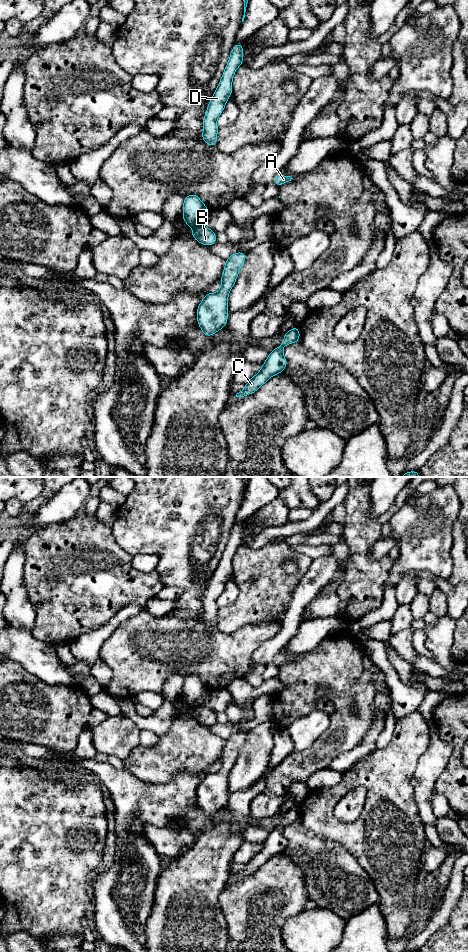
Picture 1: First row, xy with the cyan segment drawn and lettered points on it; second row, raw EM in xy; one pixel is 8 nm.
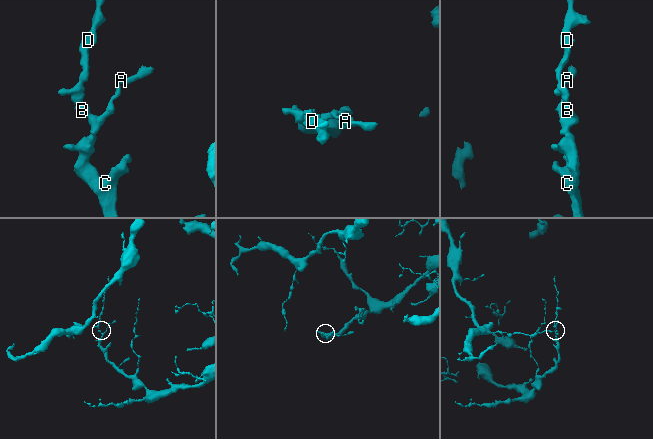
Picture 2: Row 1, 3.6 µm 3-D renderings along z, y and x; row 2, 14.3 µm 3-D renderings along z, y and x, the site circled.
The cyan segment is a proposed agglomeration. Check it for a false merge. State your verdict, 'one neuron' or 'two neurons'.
two neurons

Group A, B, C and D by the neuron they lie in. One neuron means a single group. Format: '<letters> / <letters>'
A B C / D

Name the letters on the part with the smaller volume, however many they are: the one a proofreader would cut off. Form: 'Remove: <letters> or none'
Remove: D

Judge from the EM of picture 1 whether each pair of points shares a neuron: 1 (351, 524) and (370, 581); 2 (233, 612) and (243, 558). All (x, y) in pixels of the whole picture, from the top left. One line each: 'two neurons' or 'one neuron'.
1: one neuron
2: one neuron

